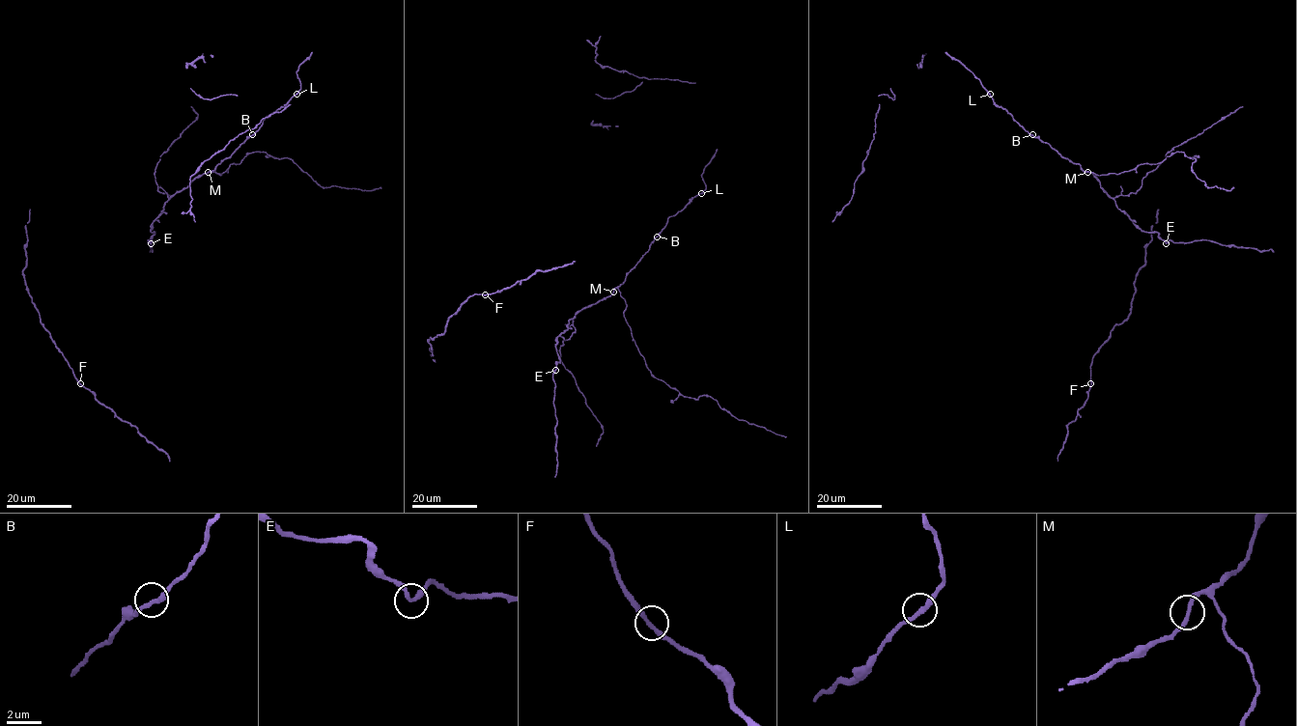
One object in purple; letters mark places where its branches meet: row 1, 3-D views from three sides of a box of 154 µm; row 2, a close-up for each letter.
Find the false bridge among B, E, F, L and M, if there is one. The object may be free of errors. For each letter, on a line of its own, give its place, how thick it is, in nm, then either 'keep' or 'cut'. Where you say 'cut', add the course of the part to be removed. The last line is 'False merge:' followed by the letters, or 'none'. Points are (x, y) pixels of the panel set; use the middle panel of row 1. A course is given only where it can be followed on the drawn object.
B: at (657, 237); 240 nm thick; keep
E: at (555, 370); 280 nm thick; keep
F: at (485, 294); 260 nm thick; keep
L: at (701, 193); 260 nm thick; keep
M: at (613, 292); 240 nm thick; keep
False merge: none

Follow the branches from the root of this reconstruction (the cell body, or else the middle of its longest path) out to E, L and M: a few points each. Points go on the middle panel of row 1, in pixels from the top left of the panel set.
E: (586, 307), (569, 321), (568, 327), (557, 338), (555, 349), (560, 361), (555, 370)
L: (586, 307), (608, 296), (647, 251), (667, 219), (701, 193)
M: (586, 307), (606, 298), (613, 292)

